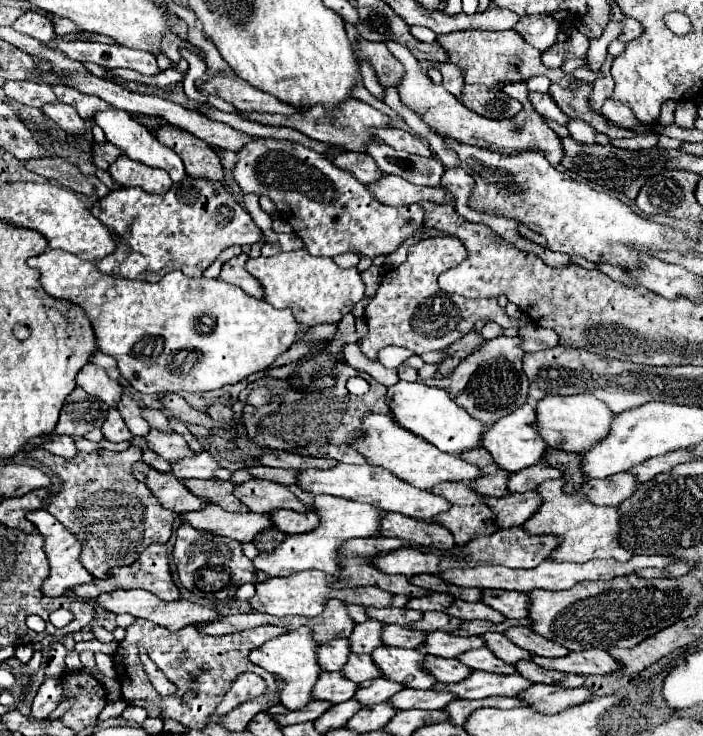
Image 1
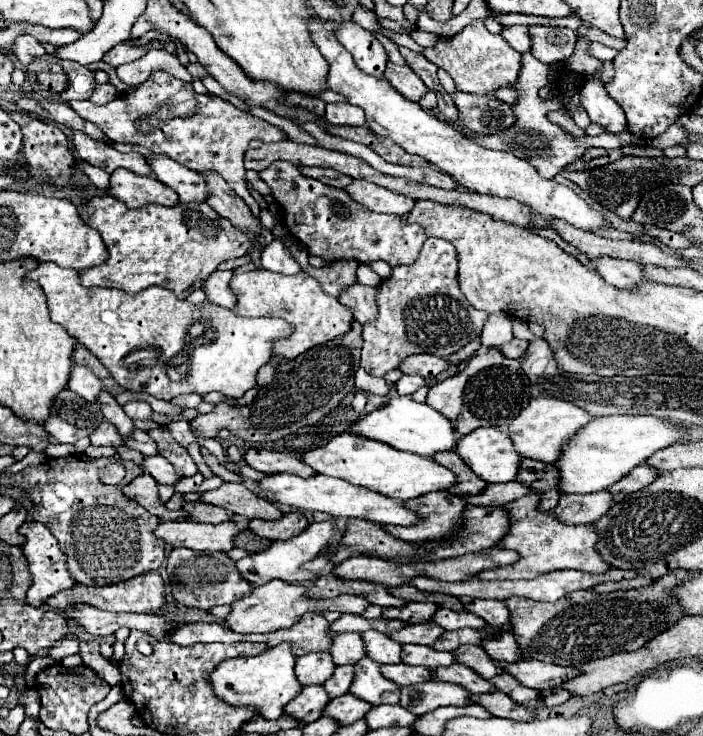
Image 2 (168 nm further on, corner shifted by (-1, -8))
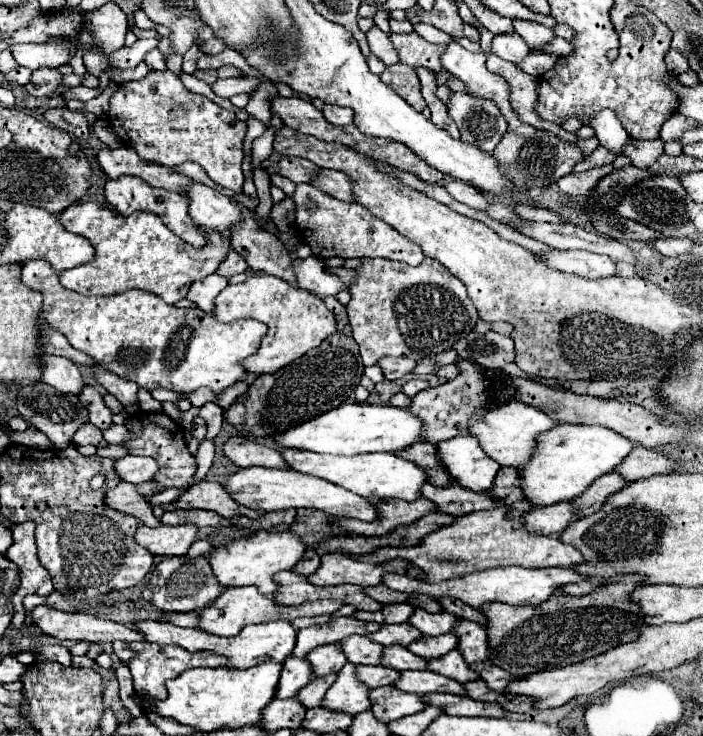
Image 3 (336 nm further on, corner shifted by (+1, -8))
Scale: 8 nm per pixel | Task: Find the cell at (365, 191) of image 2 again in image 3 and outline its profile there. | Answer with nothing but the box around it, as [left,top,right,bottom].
[310,170,354,202]

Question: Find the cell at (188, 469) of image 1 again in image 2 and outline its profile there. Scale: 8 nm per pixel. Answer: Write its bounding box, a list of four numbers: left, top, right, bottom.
[142,456,182,484]

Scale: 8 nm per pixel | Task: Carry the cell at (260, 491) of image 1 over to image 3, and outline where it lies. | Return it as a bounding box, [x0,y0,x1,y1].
[174,480,260,518]

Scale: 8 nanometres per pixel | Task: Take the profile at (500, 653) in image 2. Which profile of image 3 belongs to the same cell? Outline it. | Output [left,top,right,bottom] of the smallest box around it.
[452,620,488,664]

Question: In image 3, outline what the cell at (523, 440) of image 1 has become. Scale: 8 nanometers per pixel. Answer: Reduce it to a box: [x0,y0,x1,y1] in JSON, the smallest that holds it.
[436,434,498,492]

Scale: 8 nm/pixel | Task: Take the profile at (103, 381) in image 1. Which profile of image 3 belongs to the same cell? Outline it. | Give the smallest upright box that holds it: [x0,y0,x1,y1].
[40,354,84,394]

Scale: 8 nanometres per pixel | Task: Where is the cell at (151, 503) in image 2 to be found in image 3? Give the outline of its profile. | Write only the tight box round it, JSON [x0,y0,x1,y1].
[104,482,160,528]

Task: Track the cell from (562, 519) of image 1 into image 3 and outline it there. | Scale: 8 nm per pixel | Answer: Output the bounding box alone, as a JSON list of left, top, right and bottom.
[354,506,582,582]

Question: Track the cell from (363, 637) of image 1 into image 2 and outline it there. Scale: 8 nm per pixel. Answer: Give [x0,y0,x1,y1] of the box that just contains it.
[330,632,366,666]

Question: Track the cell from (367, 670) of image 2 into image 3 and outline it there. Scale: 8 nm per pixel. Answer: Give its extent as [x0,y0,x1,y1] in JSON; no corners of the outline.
[320,664,370,716]

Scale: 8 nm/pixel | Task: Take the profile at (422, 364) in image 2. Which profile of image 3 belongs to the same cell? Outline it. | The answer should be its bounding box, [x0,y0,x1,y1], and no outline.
[378,356,416,380]

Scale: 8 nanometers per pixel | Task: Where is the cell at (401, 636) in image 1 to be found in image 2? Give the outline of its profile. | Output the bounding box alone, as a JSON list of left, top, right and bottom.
[362,630,402,664]

